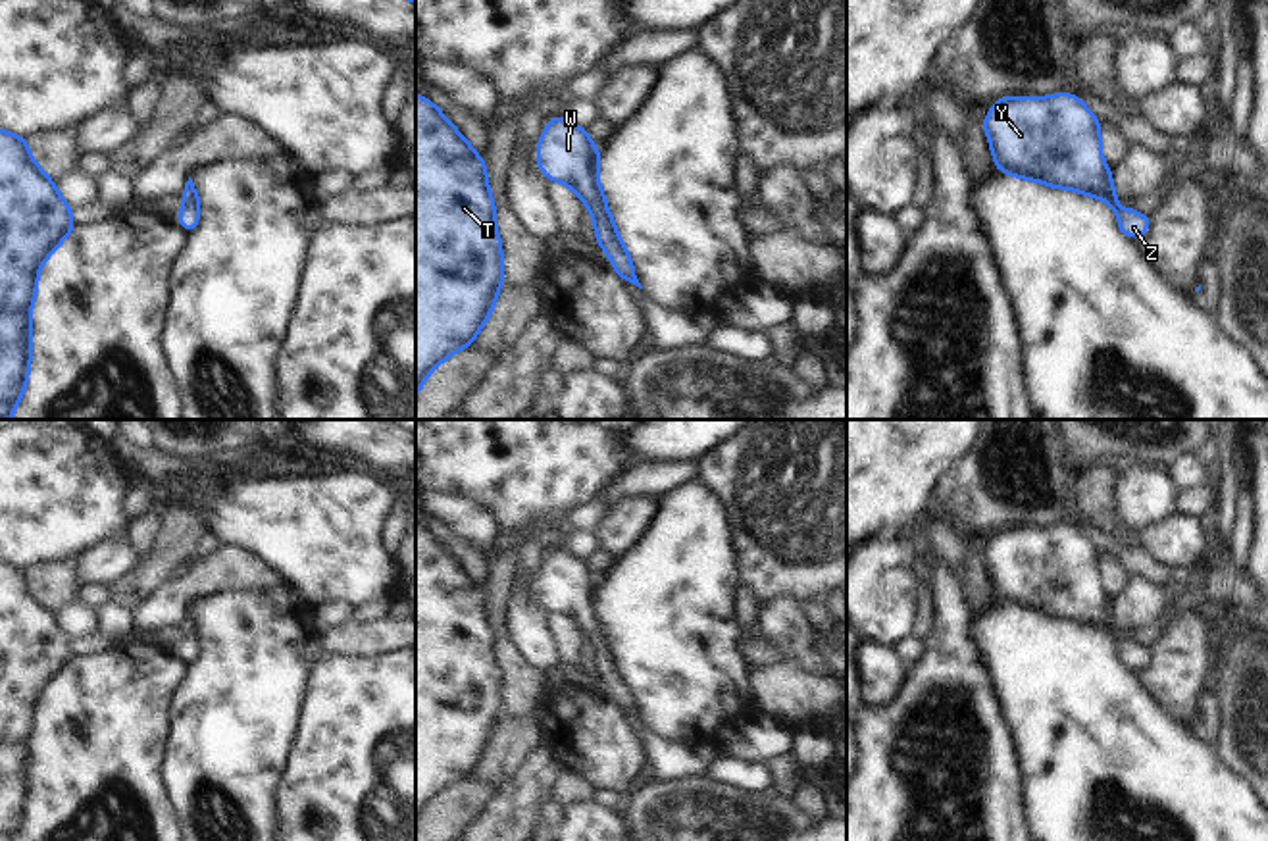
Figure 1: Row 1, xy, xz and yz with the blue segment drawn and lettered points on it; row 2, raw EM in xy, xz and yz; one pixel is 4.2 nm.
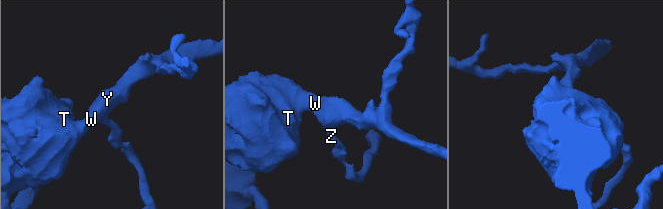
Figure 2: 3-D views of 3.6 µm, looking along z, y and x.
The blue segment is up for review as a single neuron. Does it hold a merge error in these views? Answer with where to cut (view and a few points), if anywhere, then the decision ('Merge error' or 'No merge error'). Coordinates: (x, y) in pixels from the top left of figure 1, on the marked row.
No split. No merge error

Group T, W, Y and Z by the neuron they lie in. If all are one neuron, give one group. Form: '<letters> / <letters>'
T W Y Z

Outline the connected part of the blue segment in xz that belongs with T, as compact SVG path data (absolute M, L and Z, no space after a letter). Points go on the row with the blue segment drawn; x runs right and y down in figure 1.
M416 94L416 396L429 373L469 346L502 287L502 241L487 166L444 114Z

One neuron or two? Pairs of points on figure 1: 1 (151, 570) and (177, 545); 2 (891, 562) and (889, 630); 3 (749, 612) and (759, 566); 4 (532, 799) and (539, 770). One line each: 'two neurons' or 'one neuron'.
1: one neuron
2: one neuron
3: two neurons
4: one neuron

